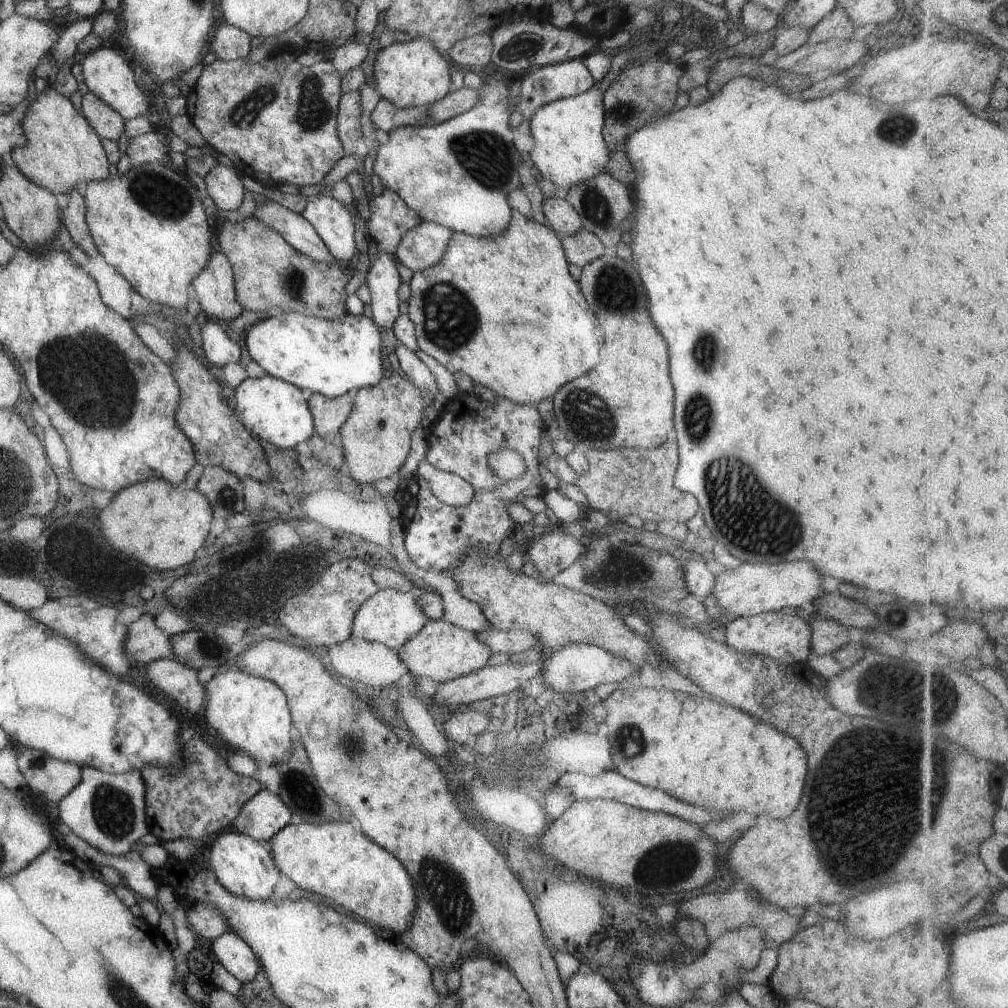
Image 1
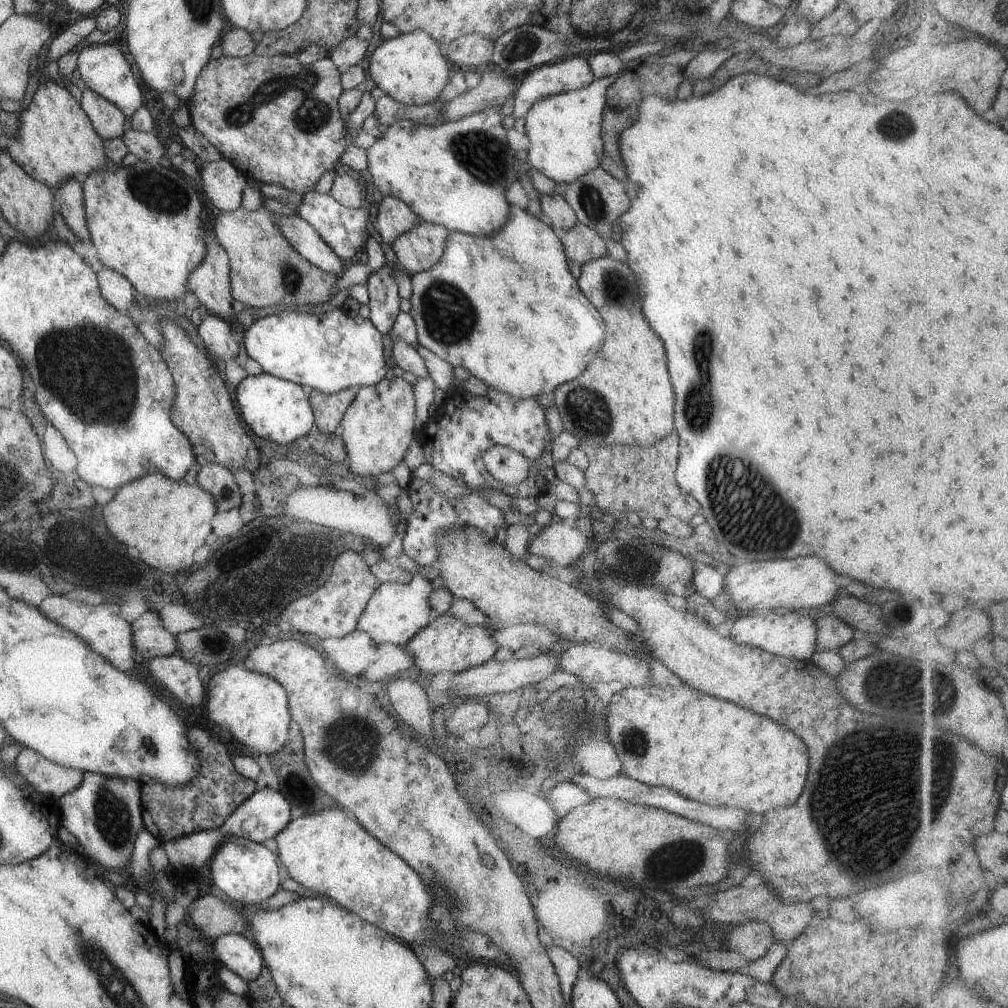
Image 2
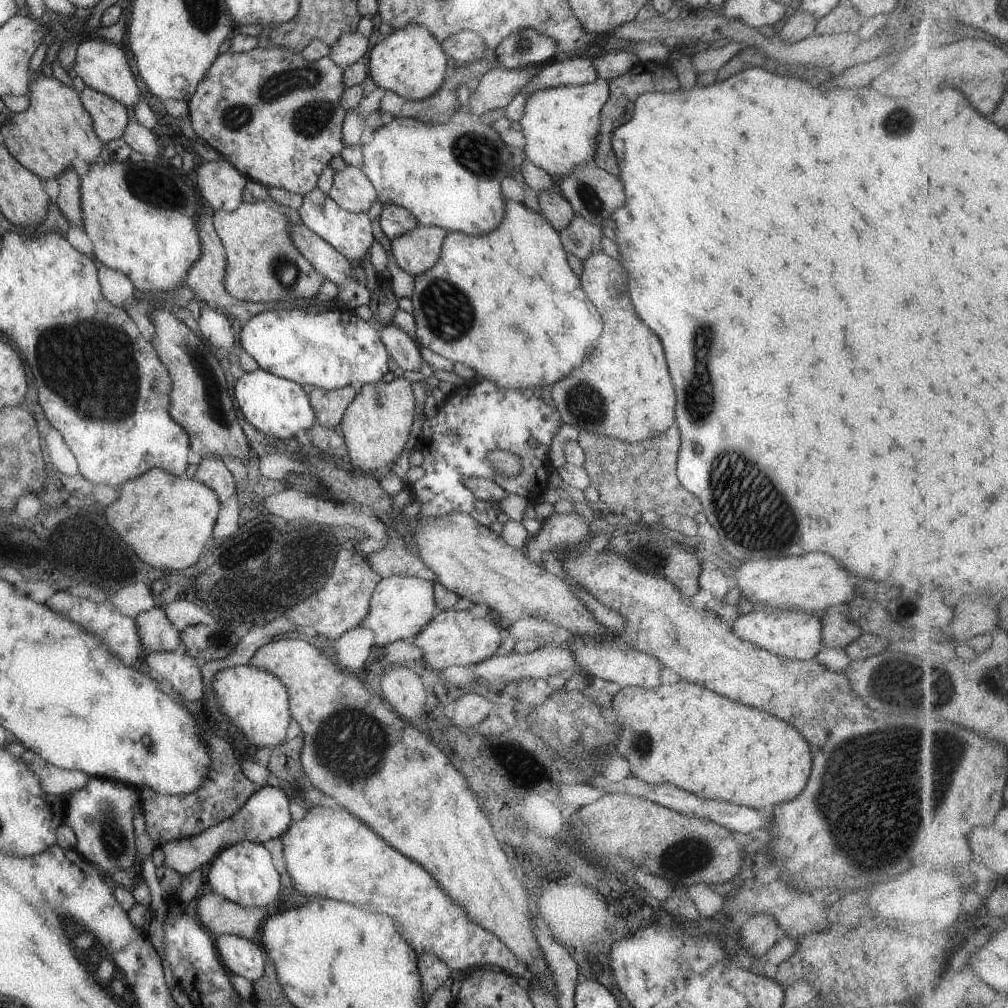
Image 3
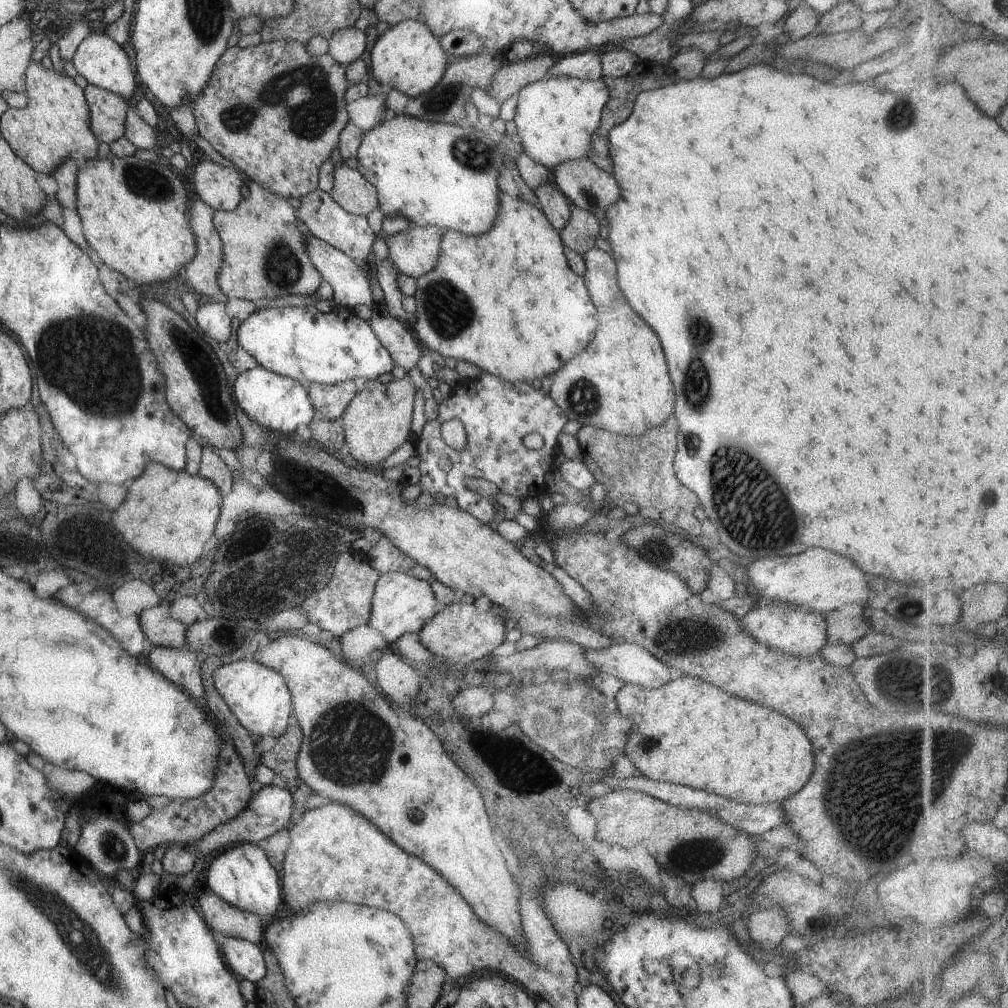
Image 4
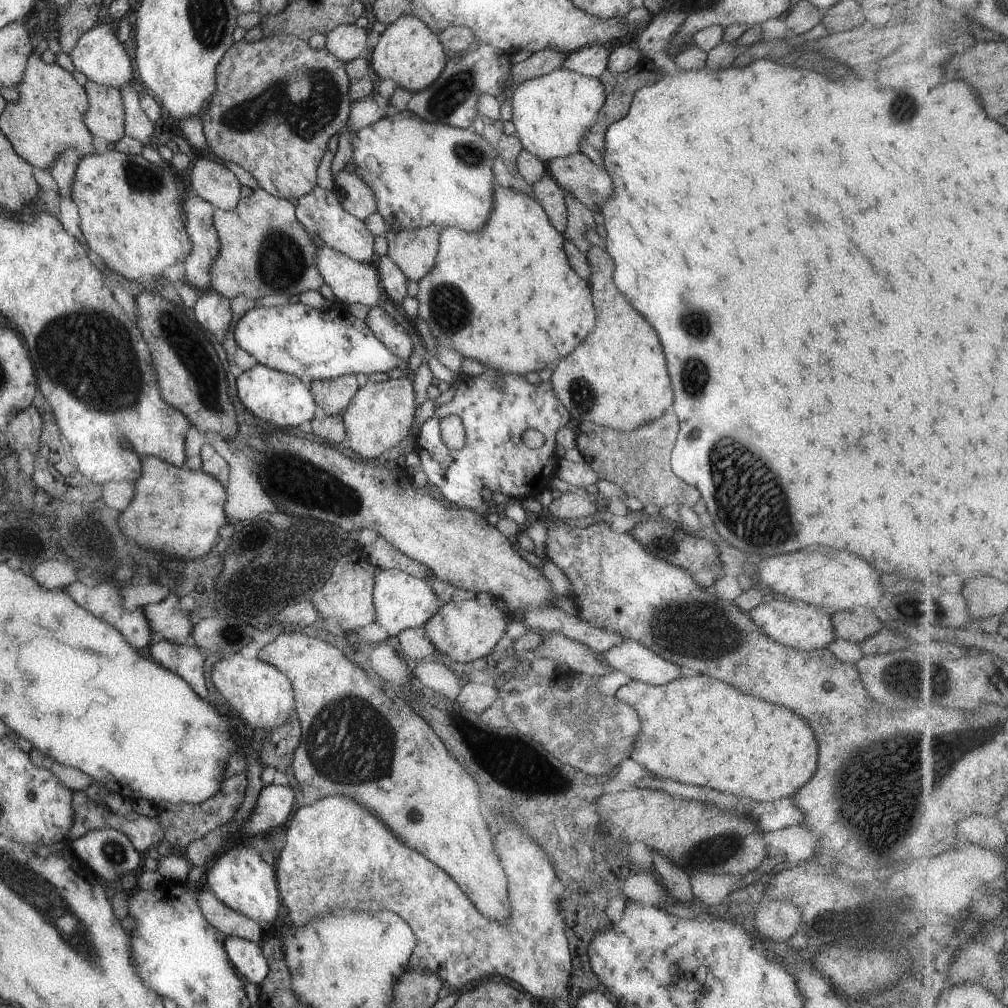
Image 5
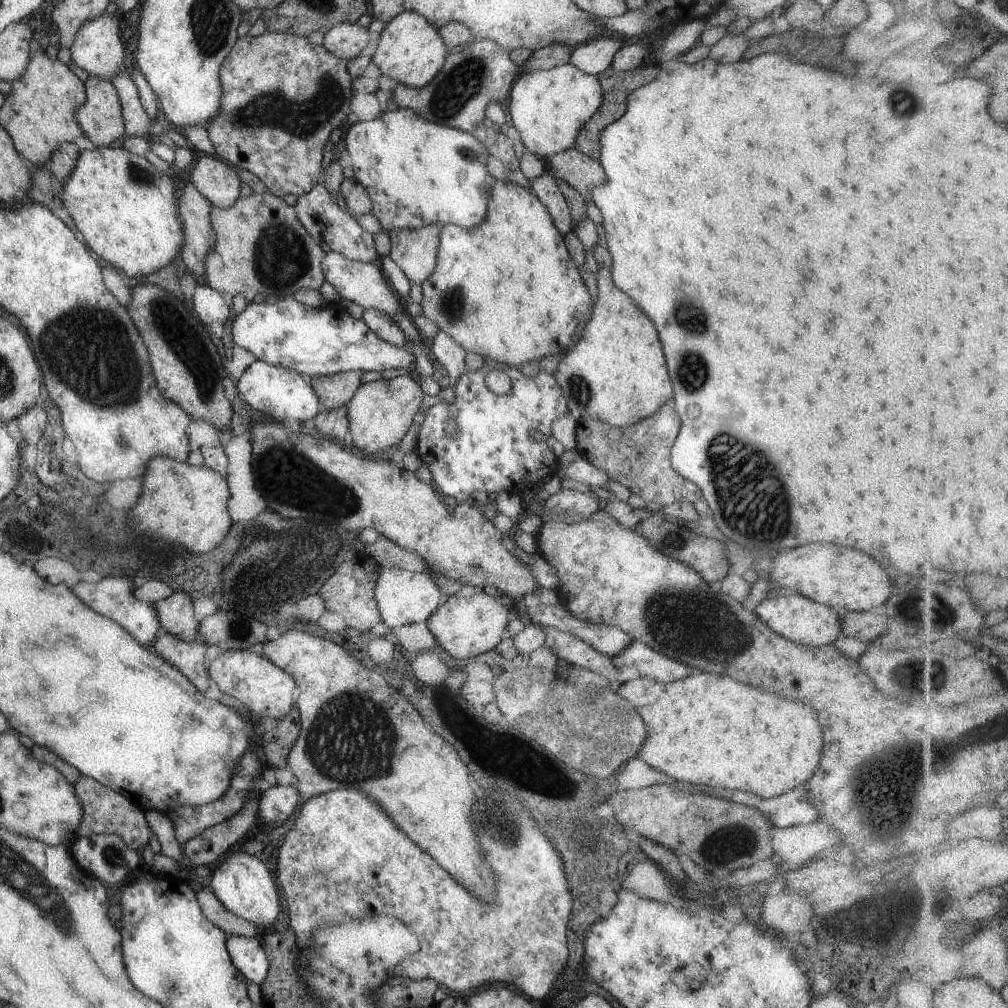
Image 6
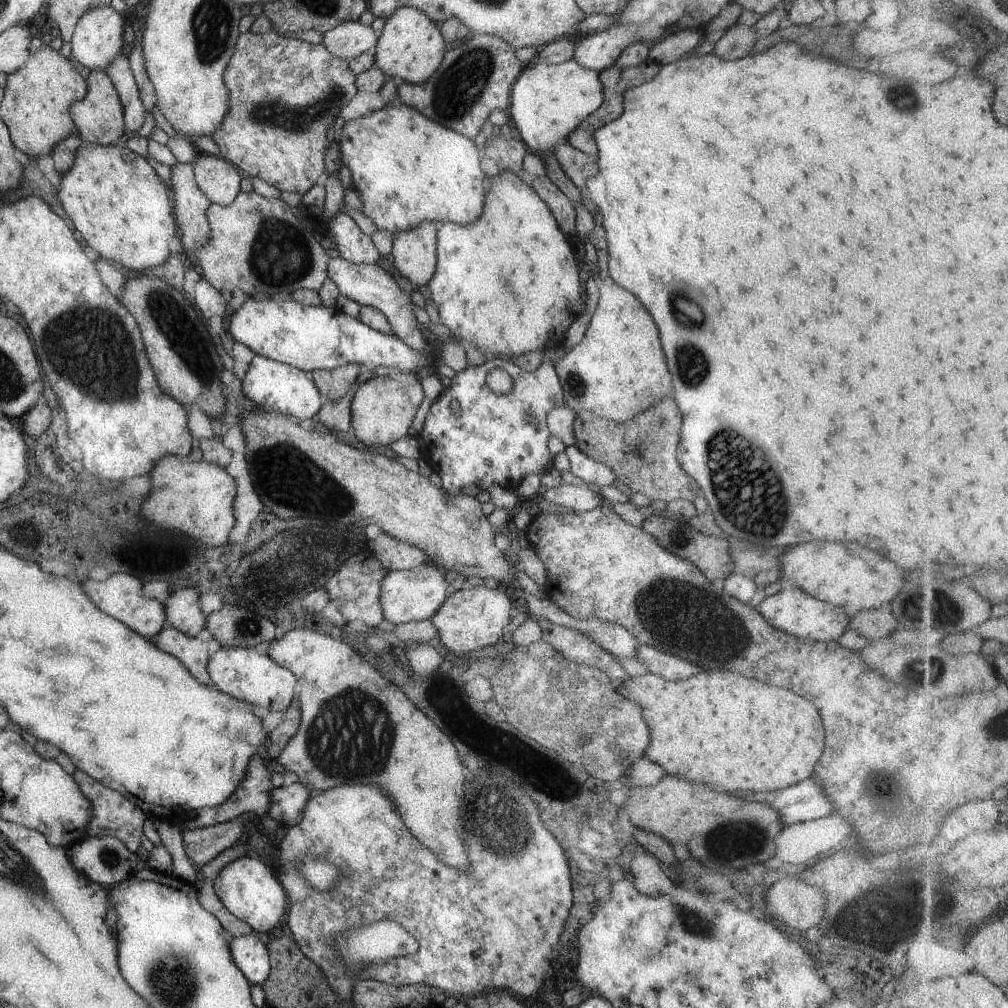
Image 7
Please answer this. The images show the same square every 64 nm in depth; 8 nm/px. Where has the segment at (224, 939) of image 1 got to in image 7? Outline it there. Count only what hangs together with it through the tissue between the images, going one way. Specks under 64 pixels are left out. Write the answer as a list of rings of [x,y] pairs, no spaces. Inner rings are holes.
[[[251,933],[233,937],[229,953],[251,985],[260,986],[269,975],[271,966],[266,945]]]

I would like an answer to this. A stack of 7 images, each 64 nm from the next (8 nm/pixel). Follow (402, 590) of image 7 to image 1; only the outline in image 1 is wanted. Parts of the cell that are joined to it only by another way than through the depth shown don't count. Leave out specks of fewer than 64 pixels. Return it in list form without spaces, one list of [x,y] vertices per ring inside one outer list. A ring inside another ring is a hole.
[[[414,579],[412,587],[402,593],[393,589],[379,589],[375,591],[365,602],[362,602],[357,608],[352,620],[352,627],[350,630],[350,636],[352,638],[363,638],[369,642],[381,642],[383,646],[388,649],[395,649],[400,647],[404,642],[407,642],[417,631],[428,621],[423,611],[417,606],[416,598],[423,593],[421,589],[422,585],[415,584]]]

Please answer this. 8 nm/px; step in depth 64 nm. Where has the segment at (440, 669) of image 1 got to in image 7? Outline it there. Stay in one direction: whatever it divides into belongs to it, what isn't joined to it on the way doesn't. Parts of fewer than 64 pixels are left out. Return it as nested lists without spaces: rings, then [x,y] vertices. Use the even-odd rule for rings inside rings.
[[[475,586],[469,590],[452,591],[446,600],[439,606],[439,609],[430,617],[433,628],[437,630],[438,643],[445,646],[446,650],[451,650],[452,654],[462,654],[463,652],[476,651],[487,646],[493,646],[503,634],[503,628],[508,624],[511,610],[511,599],[507,598],[500,588],[489,590],[485,586]]]

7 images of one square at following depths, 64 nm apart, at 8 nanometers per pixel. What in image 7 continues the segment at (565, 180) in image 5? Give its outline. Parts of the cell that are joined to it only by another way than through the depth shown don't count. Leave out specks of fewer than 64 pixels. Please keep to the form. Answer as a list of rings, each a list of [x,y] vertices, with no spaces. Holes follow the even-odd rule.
[[[567,142],[554,148],[553,158],[557,160],[557,165],[561,166],[565,177],[581,191],[585,190],[585,180],[597,172],[595,158],[572,148]]]

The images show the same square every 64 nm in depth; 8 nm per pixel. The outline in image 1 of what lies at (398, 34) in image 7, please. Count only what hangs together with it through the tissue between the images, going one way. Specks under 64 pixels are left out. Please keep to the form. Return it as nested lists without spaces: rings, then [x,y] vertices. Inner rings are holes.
[[[407,38],[403,43],[384,40],[377,51],[373,63],[372,80],[374,87],[397,108],[426,108],[436,100],[443,98],[452,88],[450,72],[452,64],[441,56],[427,39]]]

